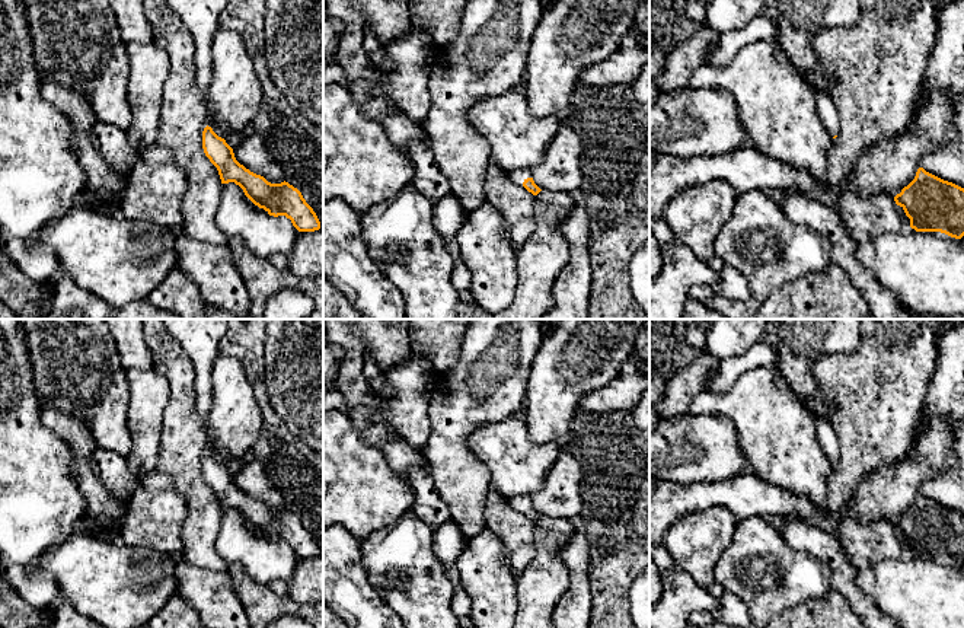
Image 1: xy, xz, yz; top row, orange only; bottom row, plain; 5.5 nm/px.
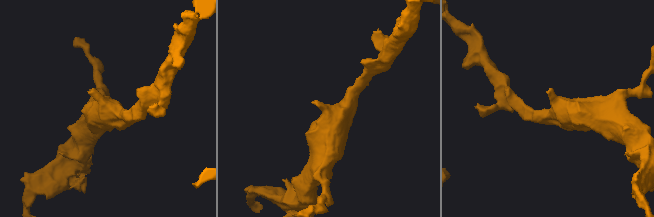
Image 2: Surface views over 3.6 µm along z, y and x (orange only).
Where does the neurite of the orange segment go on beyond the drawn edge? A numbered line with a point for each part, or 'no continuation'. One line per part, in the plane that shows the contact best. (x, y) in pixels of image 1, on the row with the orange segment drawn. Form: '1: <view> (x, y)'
1: xz (517, 177)

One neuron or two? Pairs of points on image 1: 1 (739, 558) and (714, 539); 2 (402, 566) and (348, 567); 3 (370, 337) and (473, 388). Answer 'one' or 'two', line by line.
1: two
2: two
3: two

